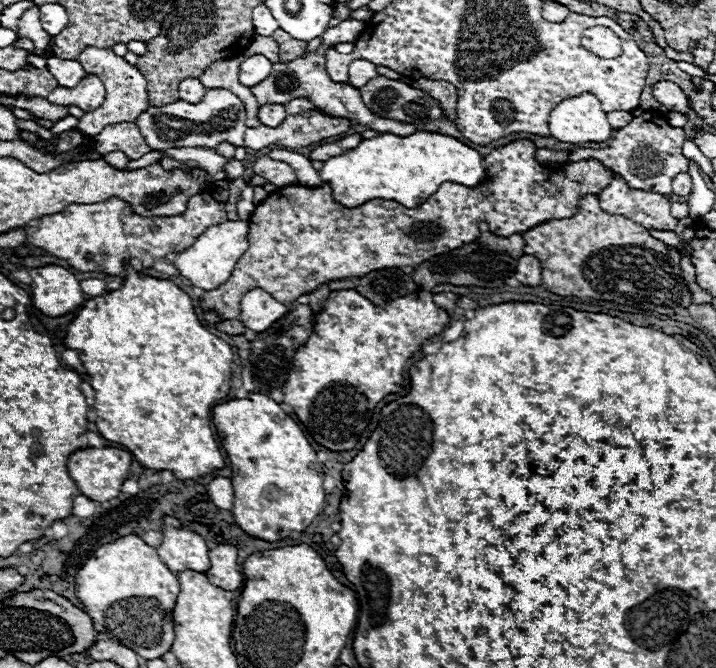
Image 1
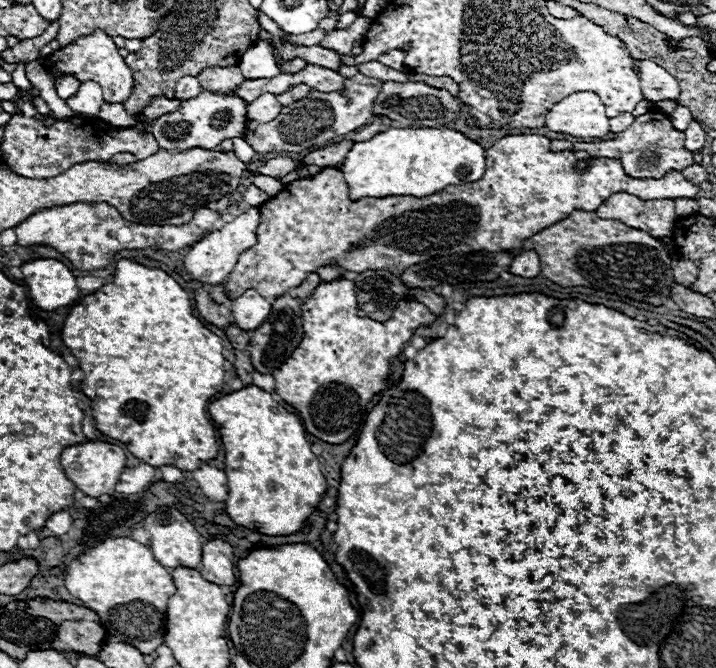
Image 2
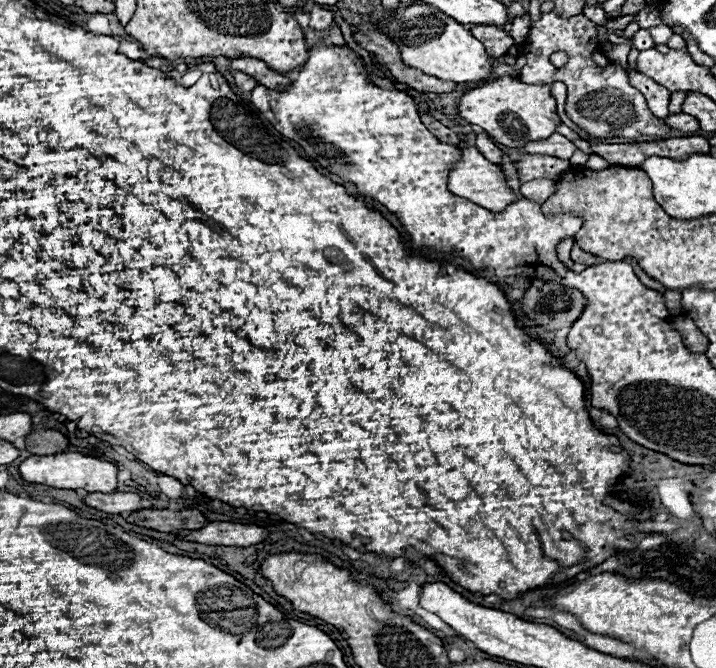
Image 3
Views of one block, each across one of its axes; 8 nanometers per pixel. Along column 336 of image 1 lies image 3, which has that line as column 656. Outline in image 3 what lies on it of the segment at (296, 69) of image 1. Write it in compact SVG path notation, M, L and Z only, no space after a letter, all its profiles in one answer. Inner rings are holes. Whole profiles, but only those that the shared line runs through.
M624 64L624 70L630 76L630 82L634 84L634 88L638 88L642 92L642 96L648 102L648 108L654 116L658 118L668 118L668 100L670 100L670 92L666 88L662 88L660 84L656 84L654 80L650 80L648 76L642 76L640 72L634 72L628 68L628 64Z

